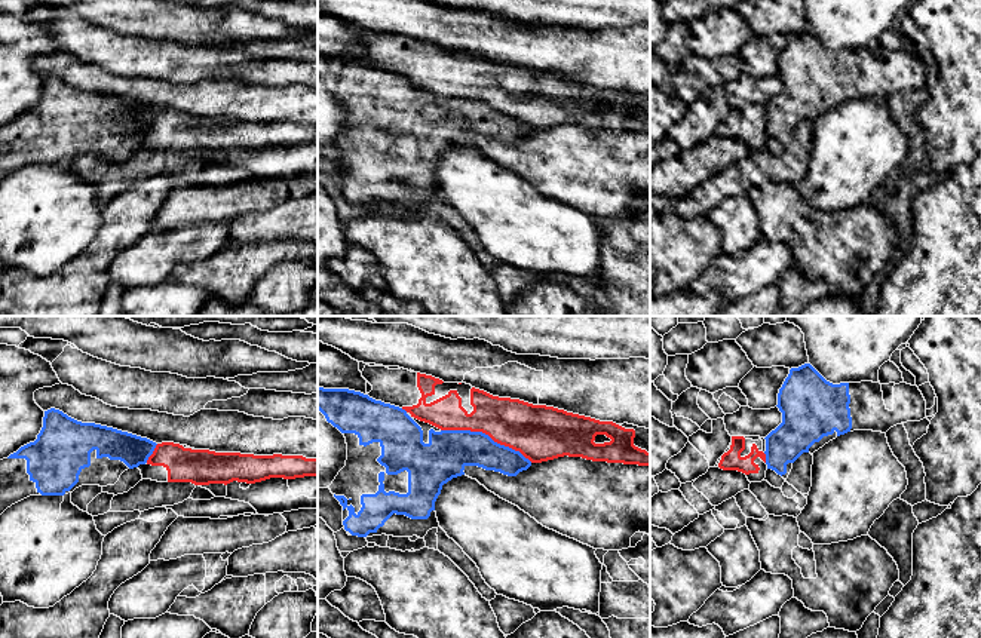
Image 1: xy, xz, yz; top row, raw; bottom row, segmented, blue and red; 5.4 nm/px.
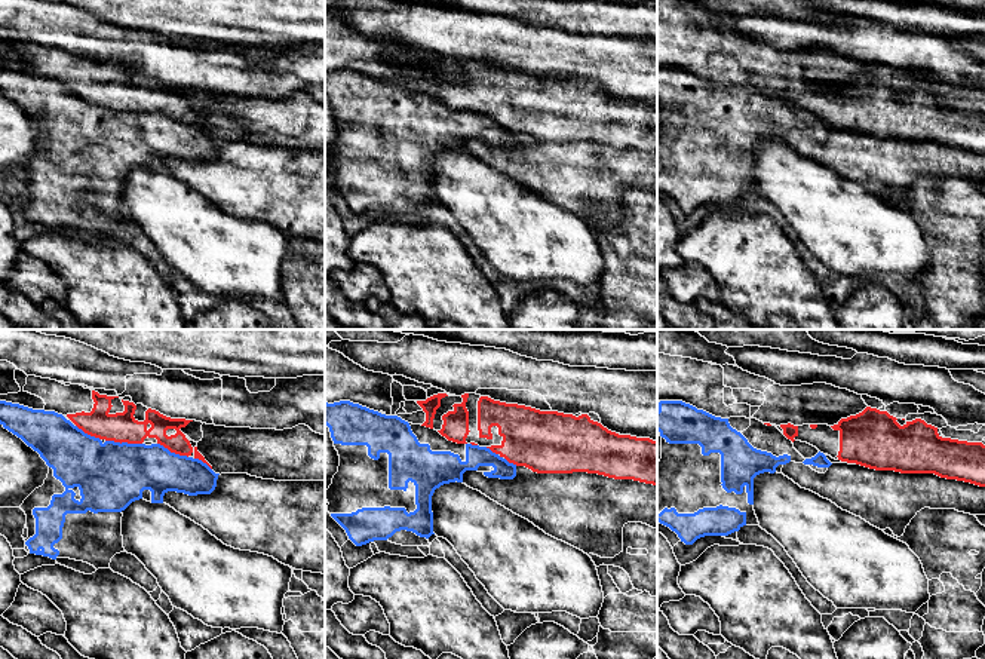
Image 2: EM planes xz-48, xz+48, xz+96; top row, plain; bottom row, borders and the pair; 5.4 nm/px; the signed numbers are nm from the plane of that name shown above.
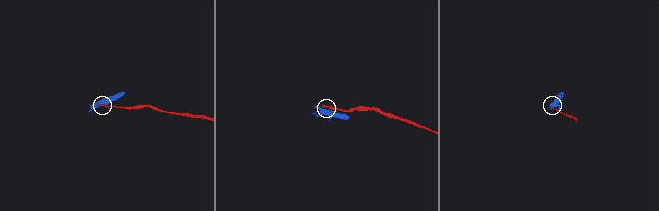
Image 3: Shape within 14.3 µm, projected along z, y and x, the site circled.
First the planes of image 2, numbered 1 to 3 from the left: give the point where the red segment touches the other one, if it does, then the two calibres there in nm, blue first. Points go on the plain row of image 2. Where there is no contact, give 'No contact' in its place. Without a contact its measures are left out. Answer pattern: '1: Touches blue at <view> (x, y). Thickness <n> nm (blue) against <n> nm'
1: Touches blue at xz-48 (123, 110). Thickness 360 nm (blue) against 160 nm
2: Touches blue at xz+48 (494, 120). Thickness 140 nm (blue) against 320 nm
3: No contact

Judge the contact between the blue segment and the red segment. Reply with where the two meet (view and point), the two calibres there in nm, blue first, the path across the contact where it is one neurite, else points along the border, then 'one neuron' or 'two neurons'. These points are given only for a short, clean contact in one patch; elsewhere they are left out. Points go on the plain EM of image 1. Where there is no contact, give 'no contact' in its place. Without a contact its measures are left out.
contact xz (487, 103); calibres 240 and 280 nm; two neurons

